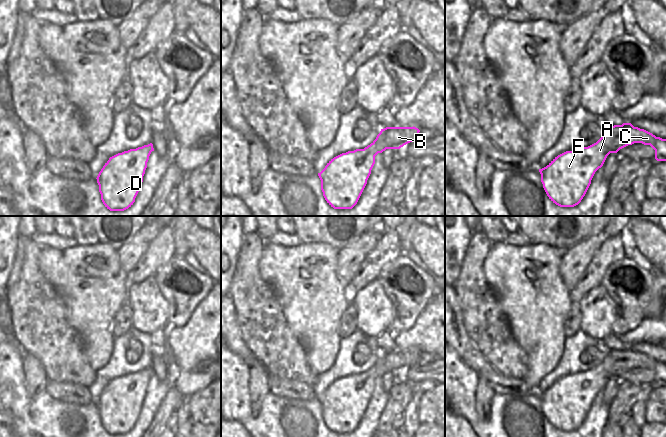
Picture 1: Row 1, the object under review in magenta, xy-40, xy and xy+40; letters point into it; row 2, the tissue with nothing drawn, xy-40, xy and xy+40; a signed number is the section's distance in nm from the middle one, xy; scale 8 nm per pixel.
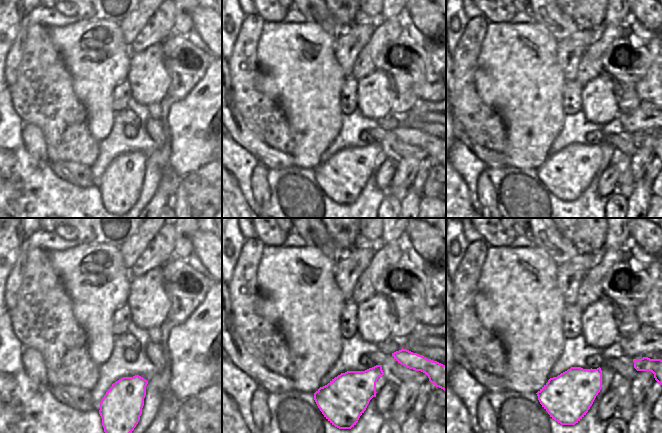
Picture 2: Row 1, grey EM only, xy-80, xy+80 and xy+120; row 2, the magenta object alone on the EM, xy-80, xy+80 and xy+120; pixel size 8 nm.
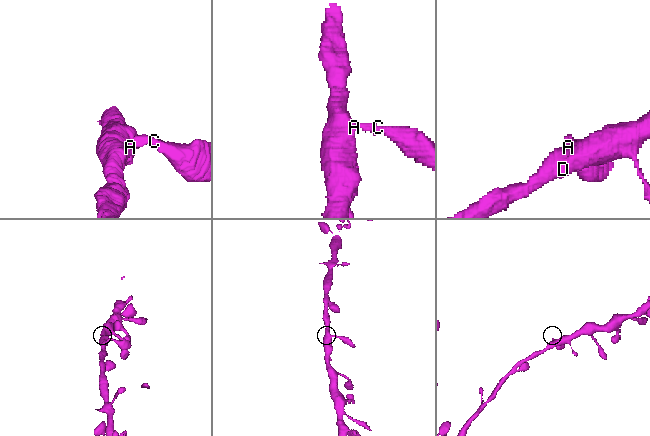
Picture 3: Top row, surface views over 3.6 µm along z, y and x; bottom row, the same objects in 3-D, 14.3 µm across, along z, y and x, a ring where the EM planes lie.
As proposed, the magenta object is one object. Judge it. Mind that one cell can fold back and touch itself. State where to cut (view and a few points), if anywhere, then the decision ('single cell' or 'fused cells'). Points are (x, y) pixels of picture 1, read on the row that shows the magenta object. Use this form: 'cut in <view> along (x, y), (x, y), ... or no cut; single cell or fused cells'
no cut; single cell

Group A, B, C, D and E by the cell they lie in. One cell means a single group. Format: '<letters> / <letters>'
A B C D E

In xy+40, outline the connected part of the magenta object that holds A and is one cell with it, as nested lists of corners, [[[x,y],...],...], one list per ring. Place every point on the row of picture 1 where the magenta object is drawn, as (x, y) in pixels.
[[[631,123],[607,127],[605,134],[596,143],[566,151],[539,169],[547,196],[560,207],[578,205],[607,156],[634,143],[650,145],[655,150],[655,159],[666,161],[666,139],[634,127]]]

